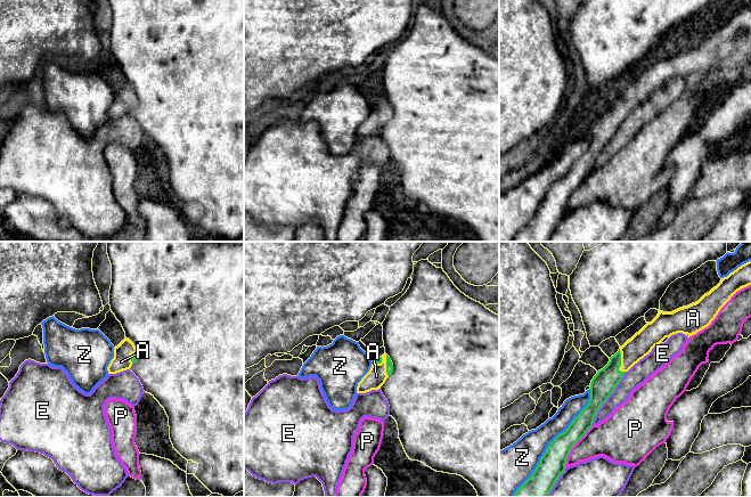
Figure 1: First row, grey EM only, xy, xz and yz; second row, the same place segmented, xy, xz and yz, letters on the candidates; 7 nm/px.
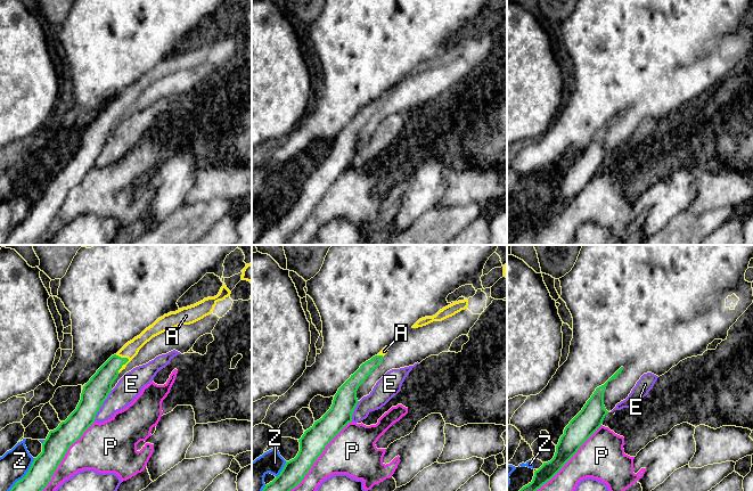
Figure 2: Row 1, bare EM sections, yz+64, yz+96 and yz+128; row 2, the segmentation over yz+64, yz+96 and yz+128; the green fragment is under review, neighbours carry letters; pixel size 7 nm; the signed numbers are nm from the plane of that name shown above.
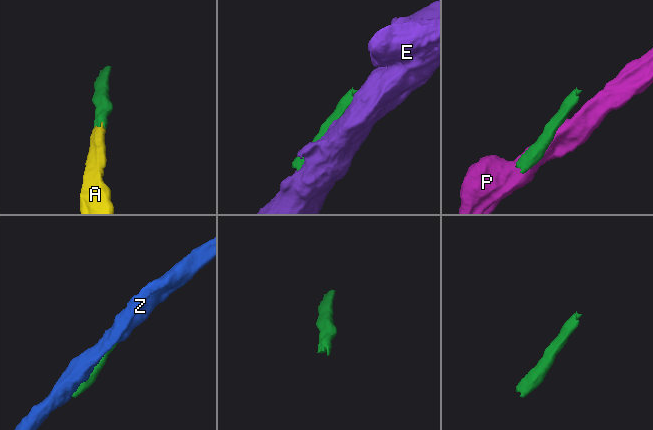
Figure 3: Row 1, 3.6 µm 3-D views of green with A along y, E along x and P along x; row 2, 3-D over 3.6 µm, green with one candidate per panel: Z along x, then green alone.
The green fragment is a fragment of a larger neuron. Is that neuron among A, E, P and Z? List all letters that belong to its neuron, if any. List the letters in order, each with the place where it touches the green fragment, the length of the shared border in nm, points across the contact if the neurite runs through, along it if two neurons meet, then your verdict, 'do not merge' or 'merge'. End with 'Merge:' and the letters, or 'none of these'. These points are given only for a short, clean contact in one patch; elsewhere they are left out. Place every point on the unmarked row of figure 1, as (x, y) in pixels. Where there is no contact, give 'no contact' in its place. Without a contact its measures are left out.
A: contact yz (620, 106); length 170 nm; way yz (603, 129), (620, 106), (641, 89); merge
E: contact yz (607, 141); length 440 nm; do not merge
P: contact yz (572, 190); length 360 nm; do not merge
Z: contact yz (550, 187); length 950 nm; do not merge
Merge: A

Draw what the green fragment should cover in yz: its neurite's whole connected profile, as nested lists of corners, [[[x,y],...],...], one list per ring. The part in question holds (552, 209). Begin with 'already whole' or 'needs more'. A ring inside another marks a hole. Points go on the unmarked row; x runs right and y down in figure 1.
needs more; [[[751,6],[742,9],[697,47],[672,57],[659,56],[638,78],[610,103],[590,128],[590,145],[569,172],[547,192],[536,215],[517,233],[513,242],[548,242],[561,219],[572,192],[593,171],[596,158],[614,137],[625,119],[666,82],[683,78],[689,81],[708,72],[720,54],[741,33],[751,30]]]

